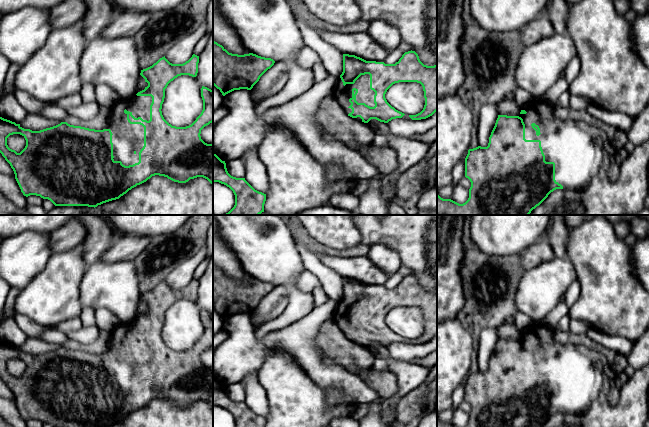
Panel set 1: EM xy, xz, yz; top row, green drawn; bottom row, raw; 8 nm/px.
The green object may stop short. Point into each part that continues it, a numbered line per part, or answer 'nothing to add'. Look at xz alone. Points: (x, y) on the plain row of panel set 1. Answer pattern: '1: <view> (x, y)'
1: xz (341, 317)

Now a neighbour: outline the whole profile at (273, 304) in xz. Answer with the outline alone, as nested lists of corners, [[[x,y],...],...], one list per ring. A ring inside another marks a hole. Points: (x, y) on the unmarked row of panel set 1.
[[[275,286],[251,313],[255,327],[278,318],[288,304],[288,290],[284,286]]]

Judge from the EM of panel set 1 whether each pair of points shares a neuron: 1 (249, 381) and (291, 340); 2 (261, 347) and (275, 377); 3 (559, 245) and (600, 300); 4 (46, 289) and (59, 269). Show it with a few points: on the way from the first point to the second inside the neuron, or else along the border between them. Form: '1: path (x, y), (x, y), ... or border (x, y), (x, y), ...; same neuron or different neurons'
1: border (256, 374), (248, 374), (240, 380); different neurons
2: border (289, 353), (275, 349), (264, 360), (256, 374); different neurons
3: border (571, 232), (566, 242), (566, 256); different neurons
4: path (51, 284), (59, 274); same neuron

